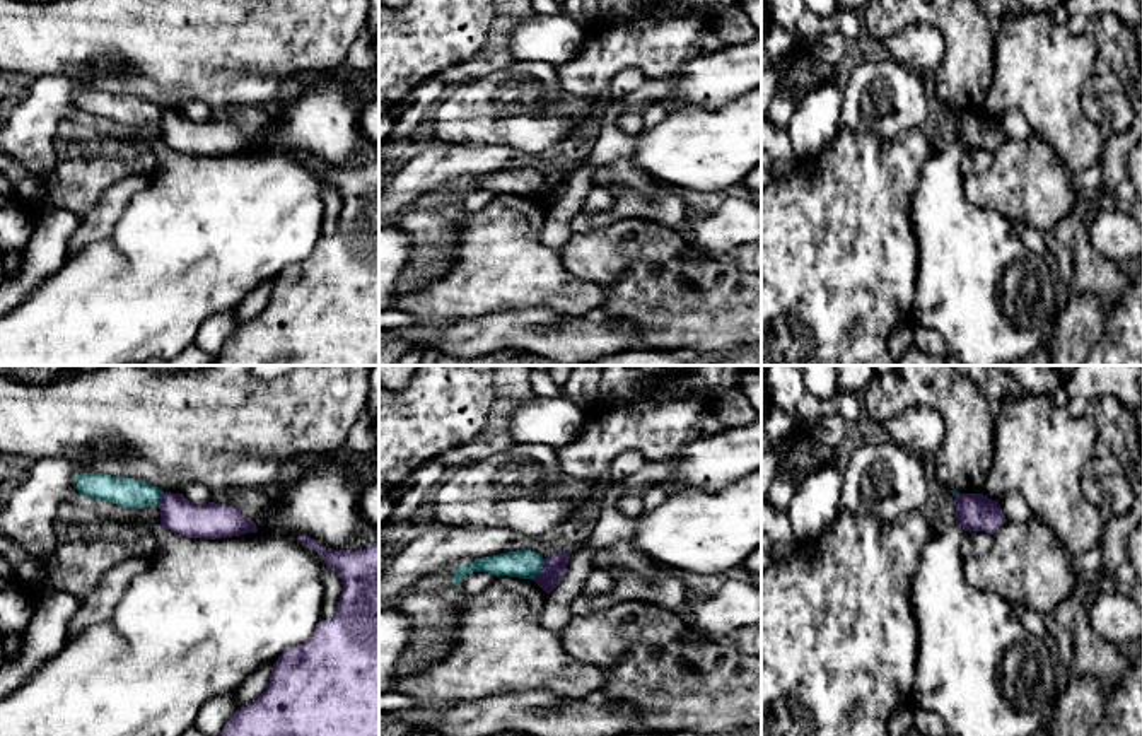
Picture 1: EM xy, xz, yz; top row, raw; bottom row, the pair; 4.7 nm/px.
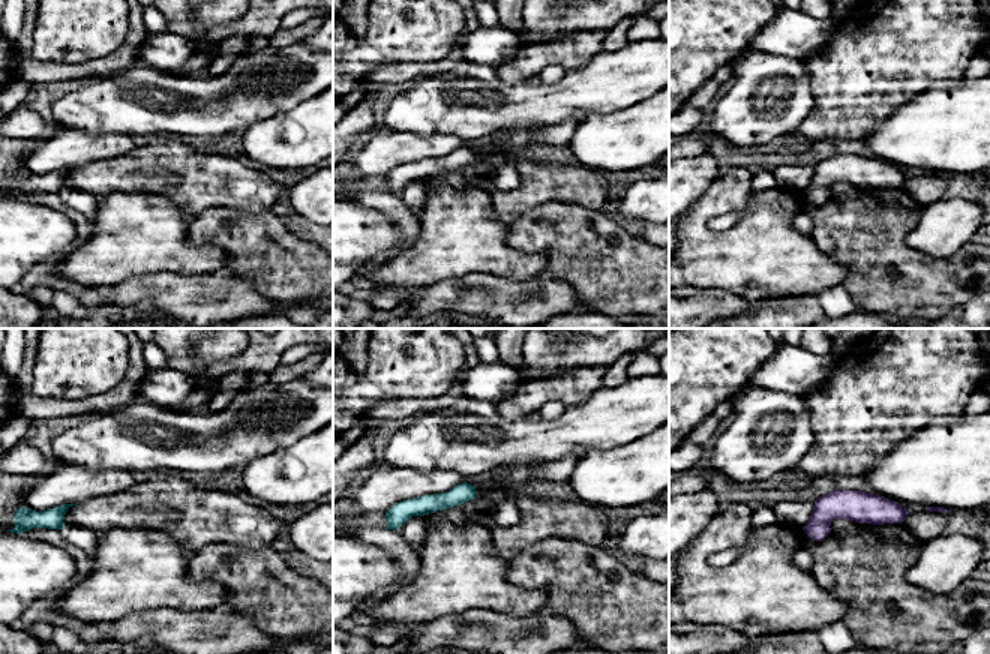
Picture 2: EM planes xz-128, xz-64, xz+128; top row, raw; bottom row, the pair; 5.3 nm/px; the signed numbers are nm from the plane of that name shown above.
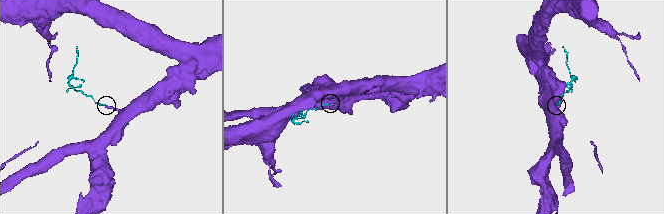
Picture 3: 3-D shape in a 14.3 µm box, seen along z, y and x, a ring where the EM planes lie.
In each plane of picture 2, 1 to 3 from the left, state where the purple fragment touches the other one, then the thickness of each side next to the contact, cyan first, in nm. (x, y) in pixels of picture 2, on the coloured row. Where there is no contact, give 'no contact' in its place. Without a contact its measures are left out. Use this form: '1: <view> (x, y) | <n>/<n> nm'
1: no contact
2: no contact
3: no contact

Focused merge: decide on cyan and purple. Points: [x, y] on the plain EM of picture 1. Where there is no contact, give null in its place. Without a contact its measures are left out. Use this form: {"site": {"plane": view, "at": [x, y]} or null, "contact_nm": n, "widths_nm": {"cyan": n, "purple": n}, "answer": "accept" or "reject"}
{"site": {"plane": "xz", "at": [540, 186]}, "contact_nm": 120, "widths_nm": {"cyan": 140, "purple": 110}, "answer": "reject"}

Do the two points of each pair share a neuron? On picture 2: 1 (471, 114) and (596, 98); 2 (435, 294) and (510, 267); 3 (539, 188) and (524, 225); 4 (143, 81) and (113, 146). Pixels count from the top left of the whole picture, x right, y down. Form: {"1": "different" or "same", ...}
{"1": "same", "2": "different", "3": "different", "4": "different"}

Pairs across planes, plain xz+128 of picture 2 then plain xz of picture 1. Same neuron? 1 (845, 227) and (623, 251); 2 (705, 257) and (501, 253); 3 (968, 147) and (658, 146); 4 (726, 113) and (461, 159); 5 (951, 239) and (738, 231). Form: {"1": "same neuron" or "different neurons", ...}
{"1": "same neuron", "2": "same neuron", "3": "same neuron", "4": "different neurons", "5": "same neuron"}

